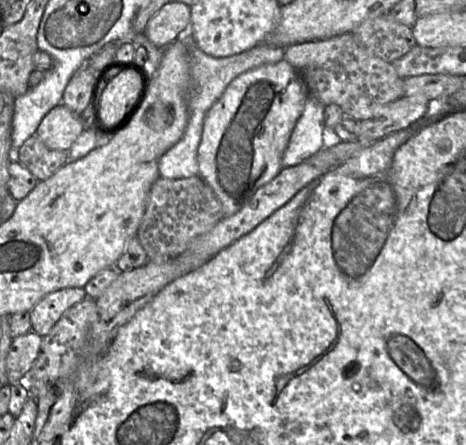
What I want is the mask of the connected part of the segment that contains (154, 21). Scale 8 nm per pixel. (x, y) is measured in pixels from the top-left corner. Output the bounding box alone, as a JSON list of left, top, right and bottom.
[144,2,191,48]

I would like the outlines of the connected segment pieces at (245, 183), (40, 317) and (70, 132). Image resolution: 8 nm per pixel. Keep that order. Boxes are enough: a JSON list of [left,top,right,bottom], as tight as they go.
[[198,59,308,218],[30,288,87,338],[36,103,83,151]]

